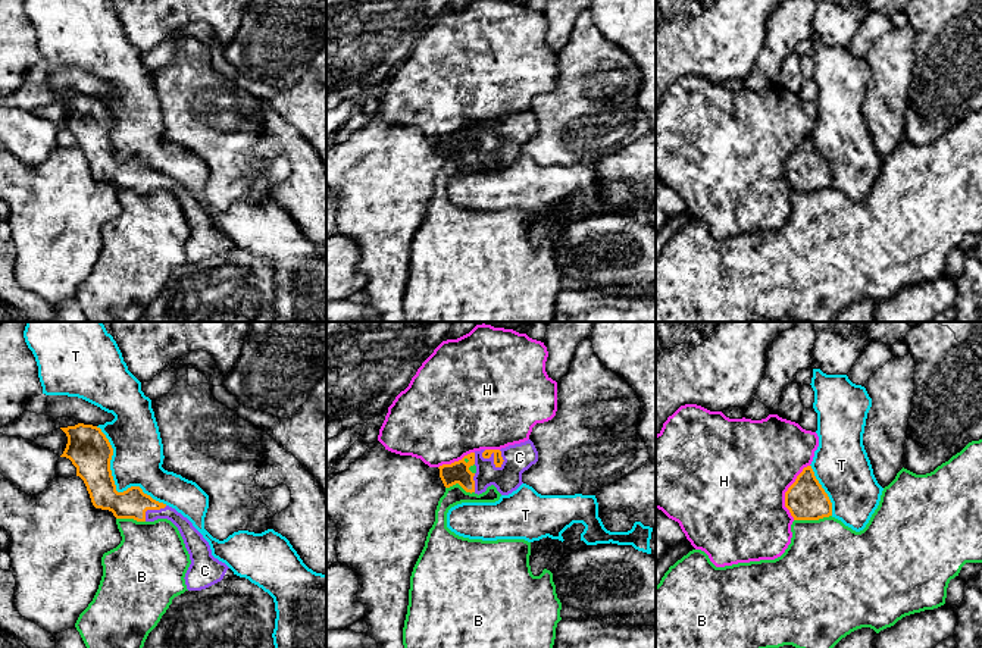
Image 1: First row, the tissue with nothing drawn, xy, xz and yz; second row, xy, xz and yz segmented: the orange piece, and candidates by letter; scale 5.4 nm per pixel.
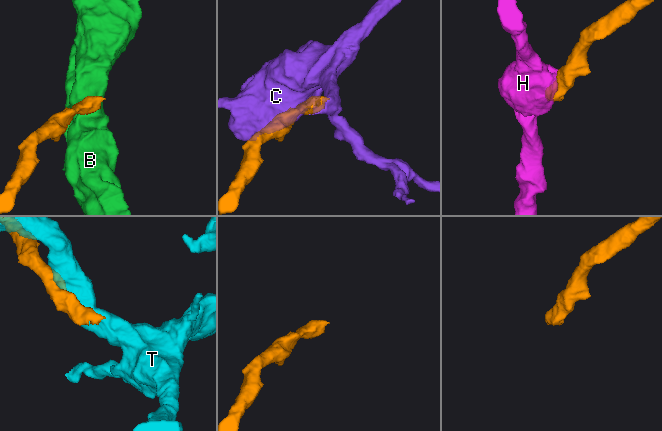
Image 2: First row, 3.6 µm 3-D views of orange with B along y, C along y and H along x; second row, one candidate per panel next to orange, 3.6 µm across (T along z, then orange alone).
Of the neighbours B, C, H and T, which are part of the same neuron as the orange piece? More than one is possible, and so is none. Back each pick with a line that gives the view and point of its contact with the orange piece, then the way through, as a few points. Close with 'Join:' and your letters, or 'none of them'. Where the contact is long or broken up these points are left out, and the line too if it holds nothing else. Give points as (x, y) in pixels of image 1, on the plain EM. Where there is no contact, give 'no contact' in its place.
C: contact xz (494, 130)
Join: C

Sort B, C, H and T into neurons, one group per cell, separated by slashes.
B / C / H / T

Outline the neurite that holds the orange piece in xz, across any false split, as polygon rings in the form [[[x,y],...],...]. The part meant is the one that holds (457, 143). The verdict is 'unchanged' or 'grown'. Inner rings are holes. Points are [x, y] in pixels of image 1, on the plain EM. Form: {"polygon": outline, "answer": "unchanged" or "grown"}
{"polygon": [[[531,110],[501,120],[481,120],[451,135],[440,137],[445,159],[459,154],[466,163],[482,165],[494,156],[501,166],[516,162],[522,144],[538,132],[538,122]]], "answer": "grown"}

